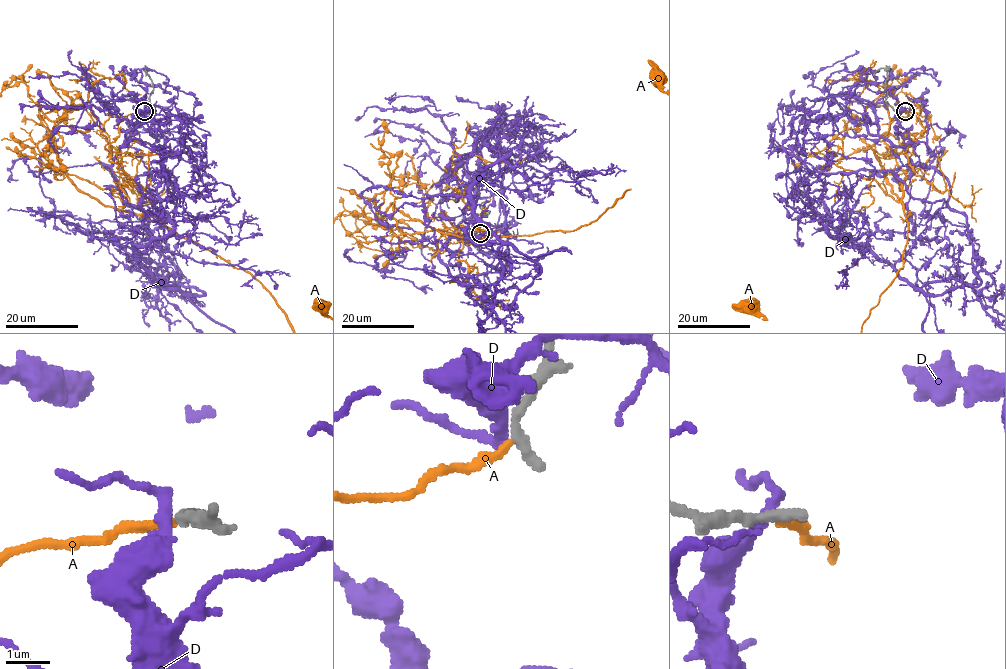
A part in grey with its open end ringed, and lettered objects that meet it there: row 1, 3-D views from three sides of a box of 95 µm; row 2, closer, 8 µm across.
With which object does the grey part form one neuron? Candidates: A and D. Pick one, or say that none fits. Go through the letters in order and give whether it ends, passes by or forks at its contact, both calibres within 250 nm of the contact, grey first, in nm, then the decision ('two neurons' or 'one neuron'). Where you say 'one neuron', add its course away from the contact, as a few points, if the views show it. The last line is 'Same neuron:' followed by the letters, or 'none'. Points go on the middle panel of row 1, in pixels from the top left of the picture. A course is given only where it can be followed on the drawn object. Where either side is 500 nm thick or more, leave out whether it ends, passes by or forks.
A: it ends there; 320 nm thick on the grey side, 180 nm on the other; two neurons
D: it passes by; 320 nm thick on the grey side, 280 nm on the other; two neurons
Same neuron: none

